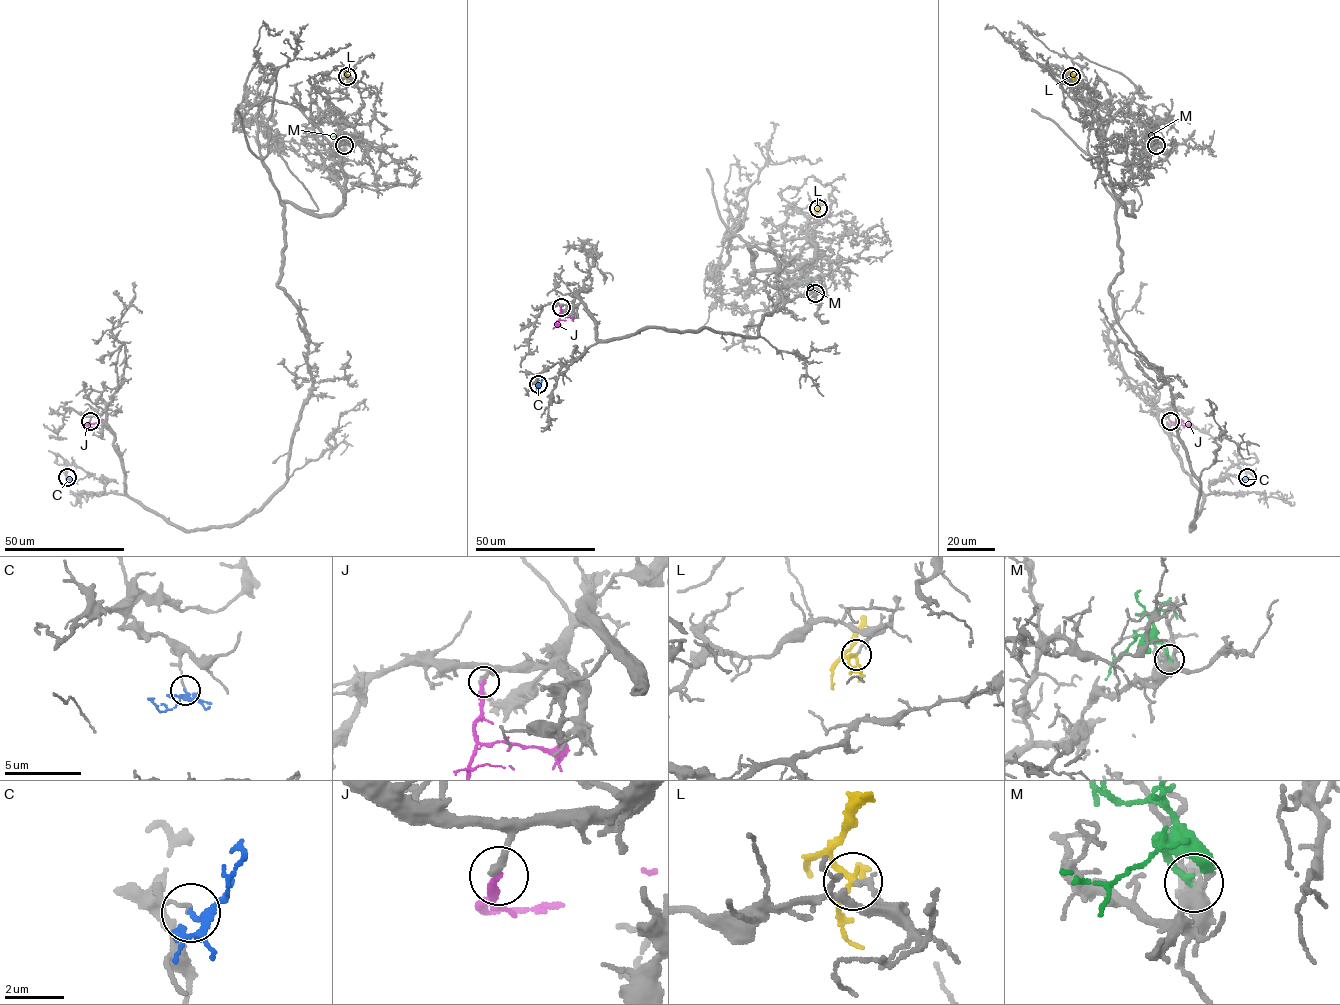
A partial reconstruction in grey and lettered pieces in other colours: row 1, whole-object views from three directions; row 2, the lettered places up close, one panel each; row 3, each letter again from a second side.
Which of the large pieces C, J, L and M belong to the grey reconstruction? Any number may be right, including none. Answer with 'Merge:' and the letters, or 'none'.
Merge: L

